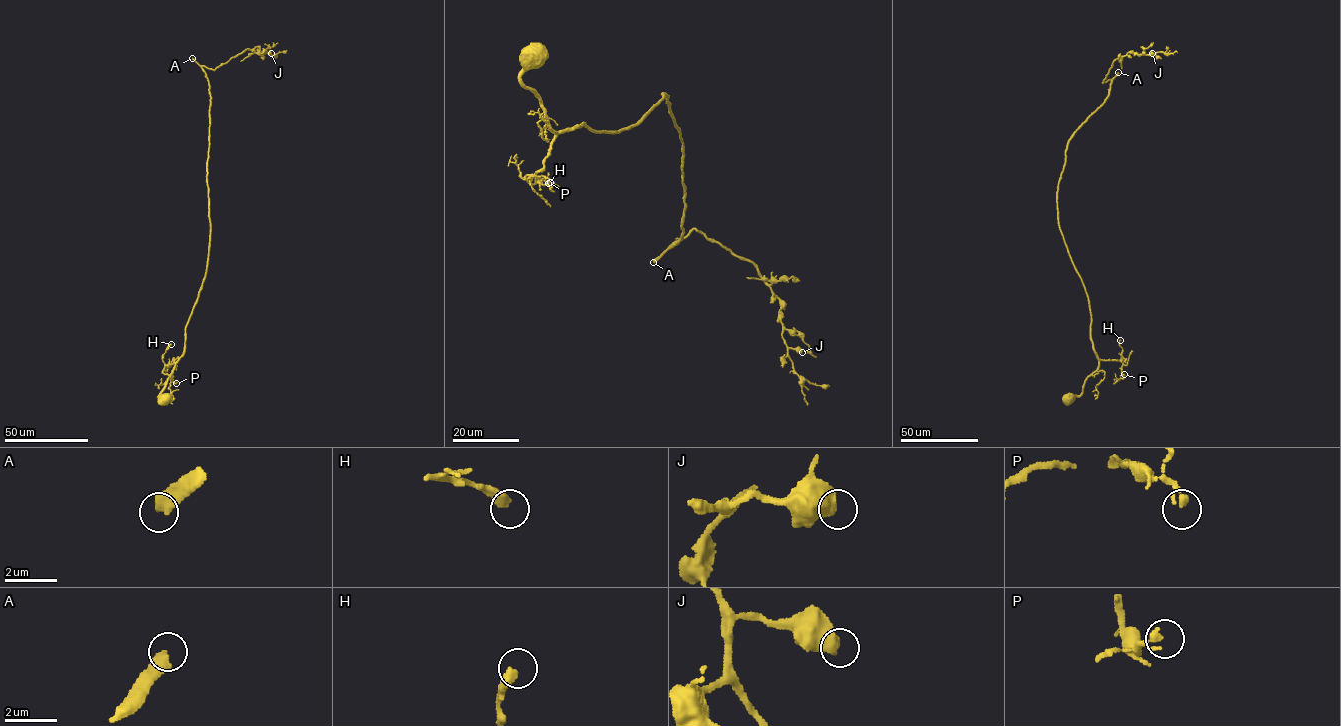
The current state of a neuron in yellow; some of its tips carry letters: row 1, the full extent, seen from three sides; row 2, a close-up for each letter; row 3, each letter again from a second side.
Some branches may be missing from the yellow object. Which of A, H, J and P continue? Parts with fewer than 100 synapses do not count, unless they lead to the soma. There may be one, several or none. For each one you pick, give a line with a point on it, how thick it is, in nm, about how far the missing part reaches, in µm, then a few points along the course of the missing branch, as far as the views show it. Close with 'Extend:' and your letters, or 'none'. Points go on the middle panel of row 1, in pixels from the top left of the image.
A: at (653, 262); 500 nm thick; about 70 µm are missing; missing branch runs (653, 262), (621, 287), (614, 338), (606, 354), (610, 360), (620, 359), (624, 369), (607, 410)
Extend: A

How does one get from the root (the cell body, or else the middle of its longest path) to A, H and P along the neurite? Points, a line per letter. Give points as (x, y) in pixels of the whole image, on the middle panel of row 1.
A: (531, 53), (521, 82), (553, 130), (614, 132), (668, 98), (685, 210), (681, 238), (653, 262)
H: (531, 53), (521, 82), (539, 98), (556, 135), (544, 167), (527, 179), (548, 183)
P: (531, 53), (521, 82), (539, 98), (556, 135), (544, 167), (530, 180), (525, 177), (543, 176), (550, 182)

